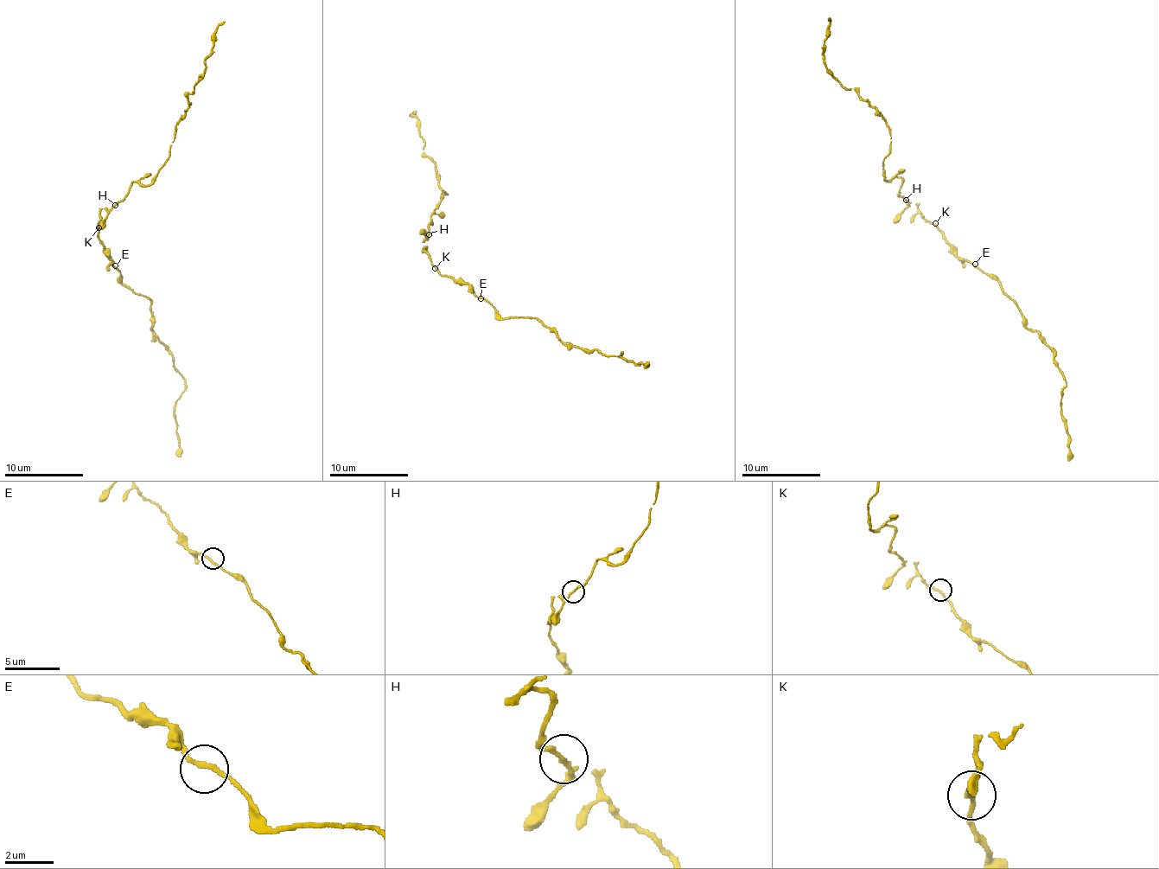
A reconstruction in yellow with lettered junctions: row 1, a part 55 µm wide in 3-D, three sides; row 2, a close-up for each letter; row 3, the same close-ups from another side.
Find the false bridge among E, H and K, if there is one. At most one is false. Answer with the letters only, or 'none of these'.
none of these

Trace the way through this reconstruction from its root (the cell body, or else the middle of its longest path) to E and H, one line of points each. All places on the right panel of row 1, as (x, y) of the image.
E: (933, 225), (942, 233), (950, 249), (963, 259), (975, 264)
H: (933, 225), (914, 203), (907, 204), (906, 200)

